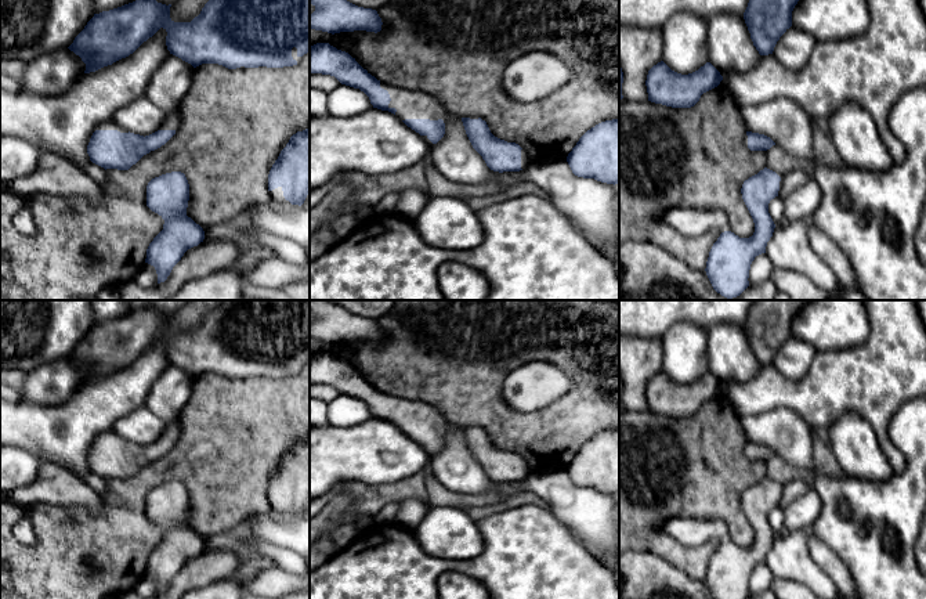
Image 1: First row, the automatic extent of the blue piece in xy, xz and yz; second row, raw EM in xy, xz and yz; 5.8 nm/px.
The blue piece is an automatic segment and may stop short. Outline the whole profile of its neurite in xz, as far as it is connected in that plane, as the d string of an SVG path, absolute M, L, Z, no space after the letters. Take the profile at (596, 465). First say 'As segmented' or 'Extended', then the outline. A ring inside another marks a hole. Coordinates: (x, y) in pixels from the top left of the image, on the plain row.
As segmented. M619 429L587 440L567 466L572 483L607 494L619 492Z

